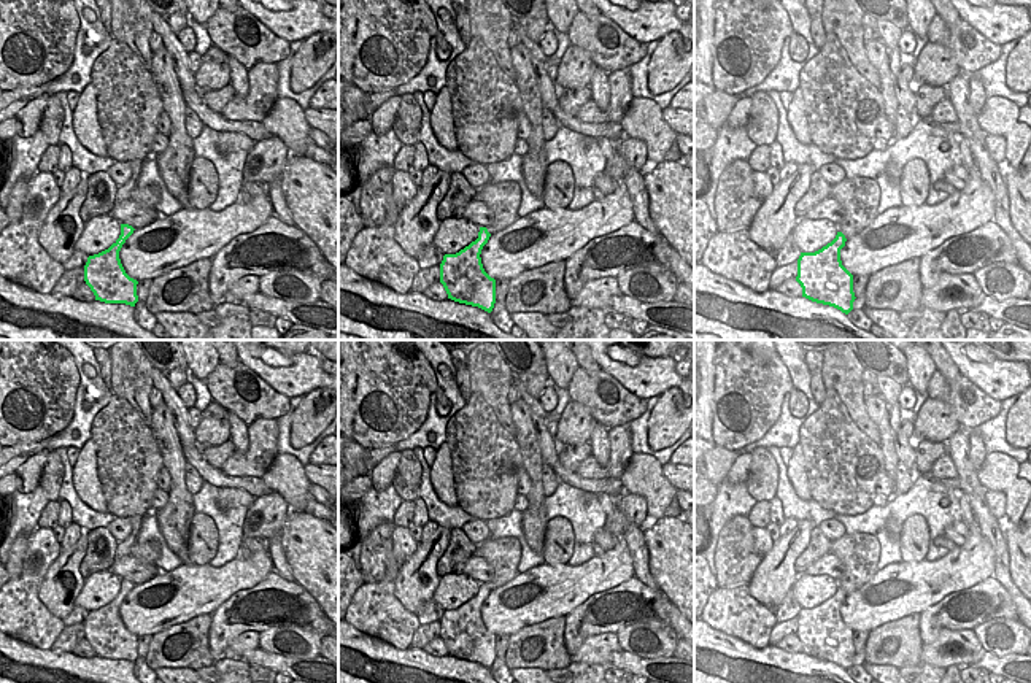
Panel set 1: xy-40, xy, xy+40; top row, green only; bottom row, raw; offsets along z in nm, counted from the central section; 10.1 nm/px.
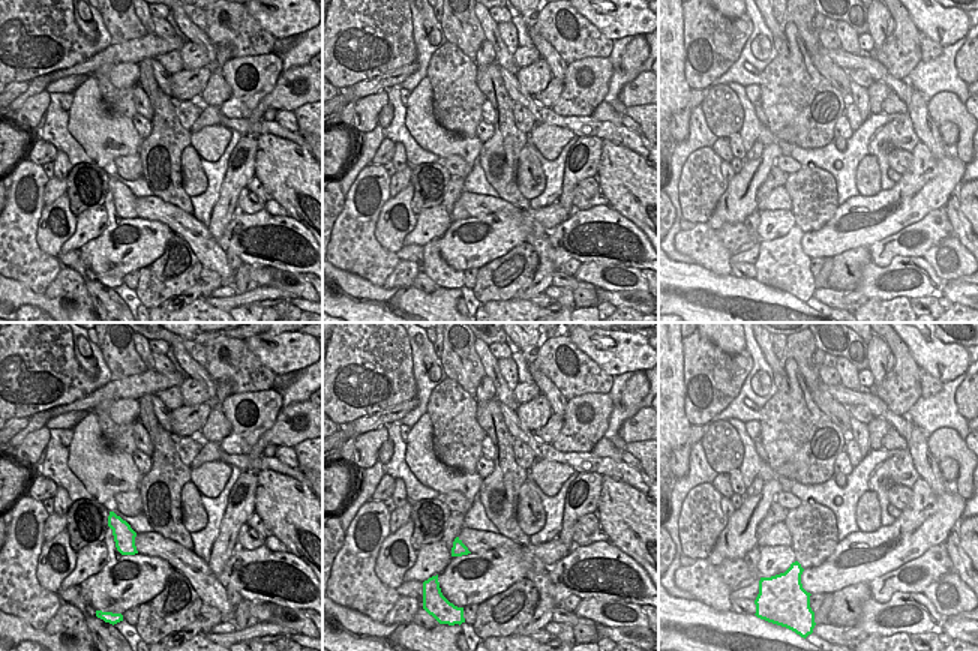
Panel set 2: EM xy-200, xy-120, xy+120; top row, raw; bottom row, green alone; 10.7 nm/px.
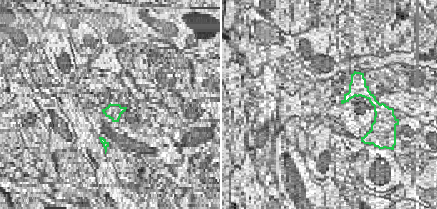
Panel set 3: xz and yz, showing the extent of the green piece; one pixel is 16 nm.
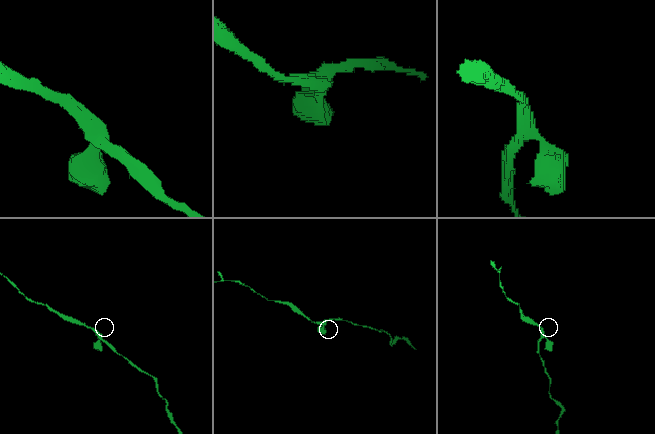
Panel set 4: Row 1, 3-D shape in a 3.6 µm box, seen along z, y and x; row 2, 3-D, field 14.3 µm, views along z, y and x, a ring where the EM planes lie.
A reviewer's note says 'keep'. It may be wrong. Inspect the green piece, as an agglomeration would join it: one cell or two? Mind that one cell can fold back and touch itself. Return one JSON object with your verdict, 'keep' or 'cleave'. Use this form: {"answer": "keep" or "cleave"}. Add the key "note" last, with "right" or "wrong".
{"answer": "keep", "note": "right"}

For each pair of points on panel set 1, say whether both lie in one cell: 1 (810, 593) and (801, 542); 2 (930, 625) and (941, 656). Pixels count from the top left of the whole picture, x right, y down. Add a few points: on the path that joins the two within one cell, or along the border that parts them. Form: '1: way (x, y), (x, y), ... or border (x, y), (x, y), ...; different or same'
1: border (798, 575), (791, 586); different
2: border (971, 629), (942, 629), (931, 642), (923, 645); different

